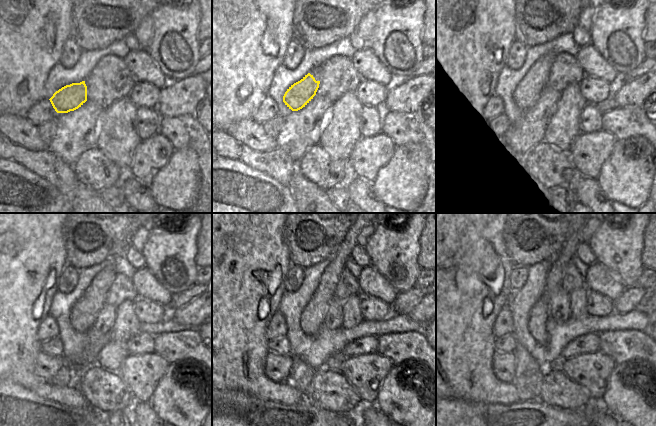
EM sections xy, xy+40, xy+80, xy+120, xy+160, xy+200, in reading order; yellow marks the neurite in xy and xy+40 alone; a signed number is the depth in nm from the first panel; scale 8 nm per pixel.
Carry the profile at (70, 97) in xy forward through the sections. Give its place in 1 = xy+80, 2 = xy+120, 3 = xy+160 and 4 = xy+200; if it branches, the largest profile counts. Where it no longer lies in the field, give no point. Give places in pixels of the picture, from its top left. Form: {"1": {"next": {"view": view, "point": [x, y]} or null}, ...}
{"1": {"next": {"view": "xy+80", "point": [527, 92]}}, "2": {"next": {"view": "xy+120", "point": [83, 314]}}, "3": {"next": {"view": "xy+160", "point": [312, 317]}}, "4": {"next": {"view": "xy+200", "point": [539, 314]}}}

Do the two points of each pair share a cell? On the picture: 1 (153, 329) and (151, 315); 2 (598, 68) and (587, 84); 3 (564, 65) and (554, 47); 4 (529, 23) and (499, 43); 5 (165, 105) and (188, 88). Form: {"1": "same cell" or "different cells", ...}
{"1": "different cells", "2": "different cells", "3": "different cells", "4": "different cells", "5": "same cell"}

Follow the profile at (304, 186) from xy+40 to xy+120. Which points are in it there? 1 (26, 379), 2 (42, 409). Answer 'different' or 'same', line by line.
1: same
2: different

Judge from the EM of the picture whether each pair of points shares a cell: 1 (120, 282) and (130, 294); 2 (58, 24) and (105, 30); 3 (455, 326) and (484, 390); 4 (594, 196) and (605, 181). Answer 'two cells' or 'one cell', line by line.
1: one cell
2: two cells
3: one cell
4: two cells

